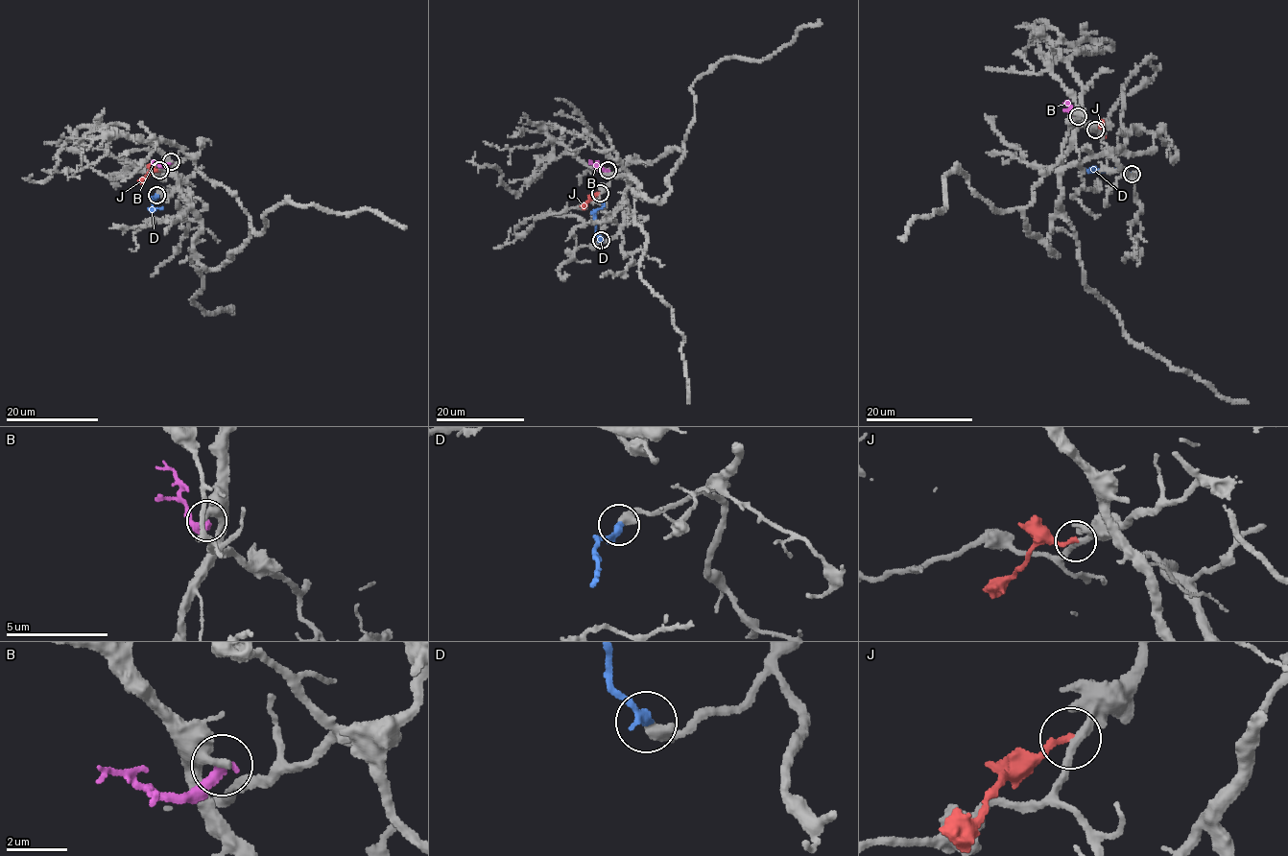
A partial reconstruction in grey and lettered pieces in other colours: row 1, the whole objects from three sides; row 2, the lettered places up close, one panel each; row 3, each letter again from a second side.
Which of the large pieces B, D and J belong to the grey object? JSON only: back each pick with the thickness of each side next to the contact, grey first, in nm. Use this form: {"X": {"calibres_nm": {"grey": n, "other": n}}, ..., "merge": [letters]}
{"D": {"calibres_nm": {"grey": 440, "other": 340}}, "merge": ["D"]}

